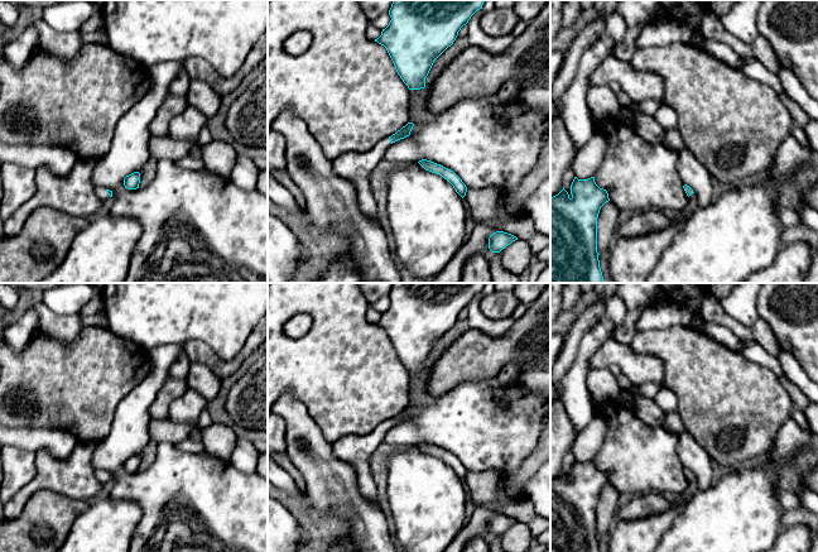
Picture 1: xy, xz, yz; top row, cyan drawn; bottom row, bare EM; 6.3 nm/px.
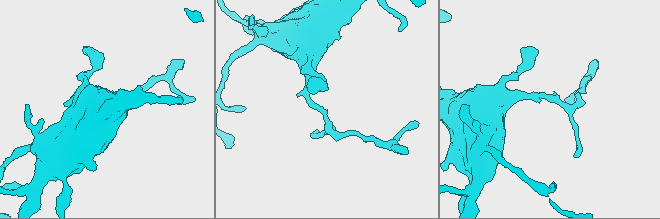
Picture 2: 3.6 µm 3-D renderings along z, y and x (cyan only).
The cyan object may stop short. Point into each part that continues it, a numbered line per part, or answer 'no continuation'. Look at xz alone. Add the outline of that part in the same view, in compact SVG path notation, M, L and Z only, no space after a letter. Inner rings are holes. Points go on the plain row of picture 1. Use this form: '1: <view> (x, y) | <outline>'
1: xz (356, 450) | M386 421L366 436L345 436L332 446L336 459L347 461L355 467L361 494L376 507L379 507L379 503L374 477L370 471L370 457L377 446L384 442L385 433L390 428L391 424Z

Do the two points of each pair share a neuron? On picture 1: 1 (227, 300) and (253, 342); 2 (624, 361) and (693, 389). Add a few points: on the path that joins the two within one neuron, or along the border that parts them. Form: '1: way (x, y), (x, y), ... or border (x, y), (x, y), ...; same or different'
1: border (254, 327), (244, 346), (231, 359); different
2: border (646, 353), (662, 361), (663, 384); different

